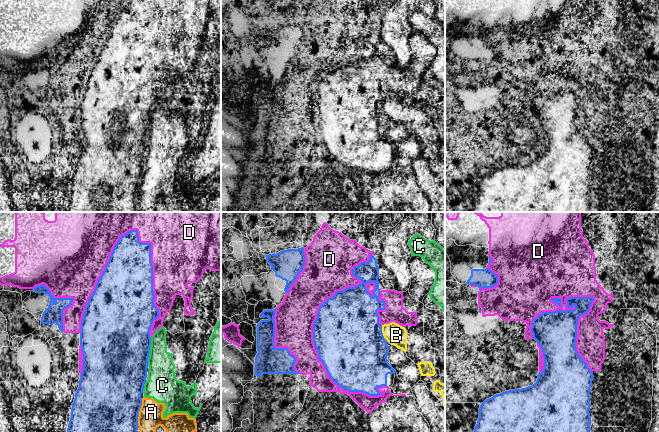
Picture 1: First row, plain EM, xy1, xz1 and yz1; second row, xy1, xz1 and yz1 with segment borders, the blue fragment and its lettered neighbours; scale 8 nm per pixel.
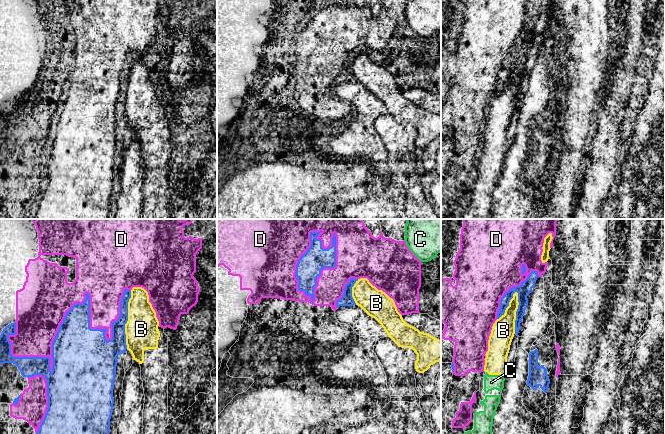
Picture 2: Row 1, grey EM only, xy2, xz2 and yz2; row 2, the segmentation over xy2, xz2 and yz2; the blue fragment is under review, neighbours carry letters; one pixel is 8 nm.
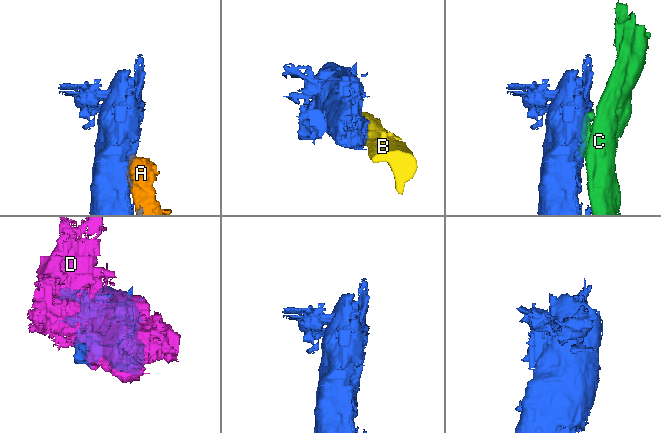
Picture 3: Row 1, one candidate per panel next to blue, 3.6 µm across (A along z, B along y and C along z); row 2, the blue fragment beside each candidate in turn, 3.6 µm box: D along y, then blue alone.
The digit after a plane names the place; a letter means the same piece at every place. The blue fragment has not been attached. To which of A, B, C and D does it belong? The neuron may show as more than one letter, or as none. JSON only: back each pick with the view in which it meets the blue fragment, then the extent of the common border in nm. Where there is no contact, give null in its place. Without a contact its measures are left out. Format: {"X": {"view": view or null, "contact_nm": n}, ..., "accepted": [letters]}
{"D": {"view": "xy2", "contact_nm": 1100}, "accepted": ["D"]}

